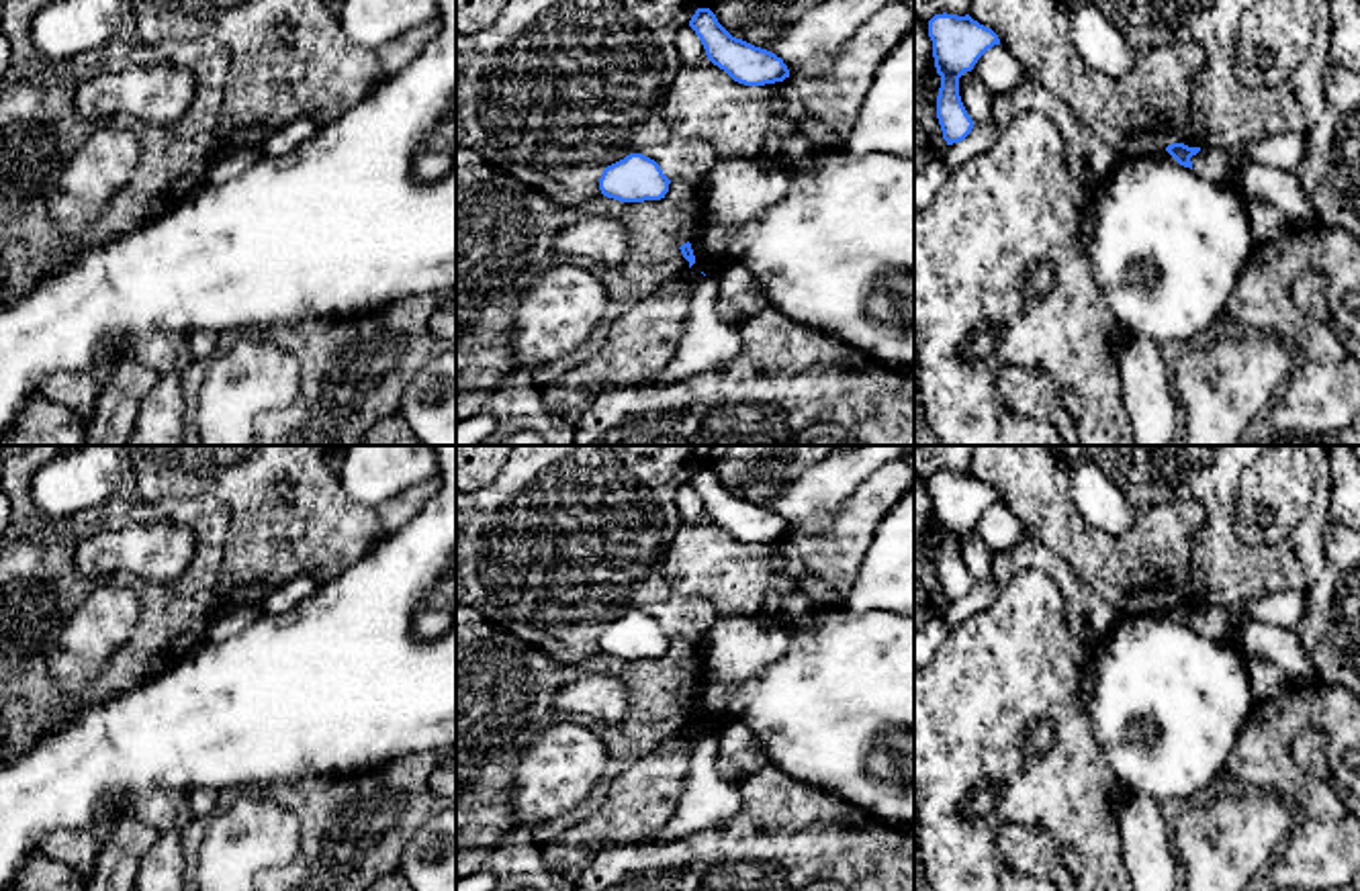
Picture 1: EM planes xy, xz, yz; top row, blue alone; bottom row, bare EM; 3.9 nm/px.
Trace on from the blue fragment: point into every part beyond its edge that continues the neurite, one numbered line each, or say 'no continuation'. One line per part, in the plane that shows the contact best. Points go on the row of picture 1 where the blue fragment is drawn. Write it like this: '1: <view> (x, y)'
1: yz (1285, 150)

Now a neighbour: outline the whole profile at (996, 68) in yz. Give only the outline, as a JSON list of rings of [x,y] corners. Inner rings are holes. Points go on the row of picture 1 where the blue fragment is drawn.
[[[1002,43],[994,45],[978,59],[973,74],[992,92],[992,96],[1012,90],[1027,78],[1027,69]]]

